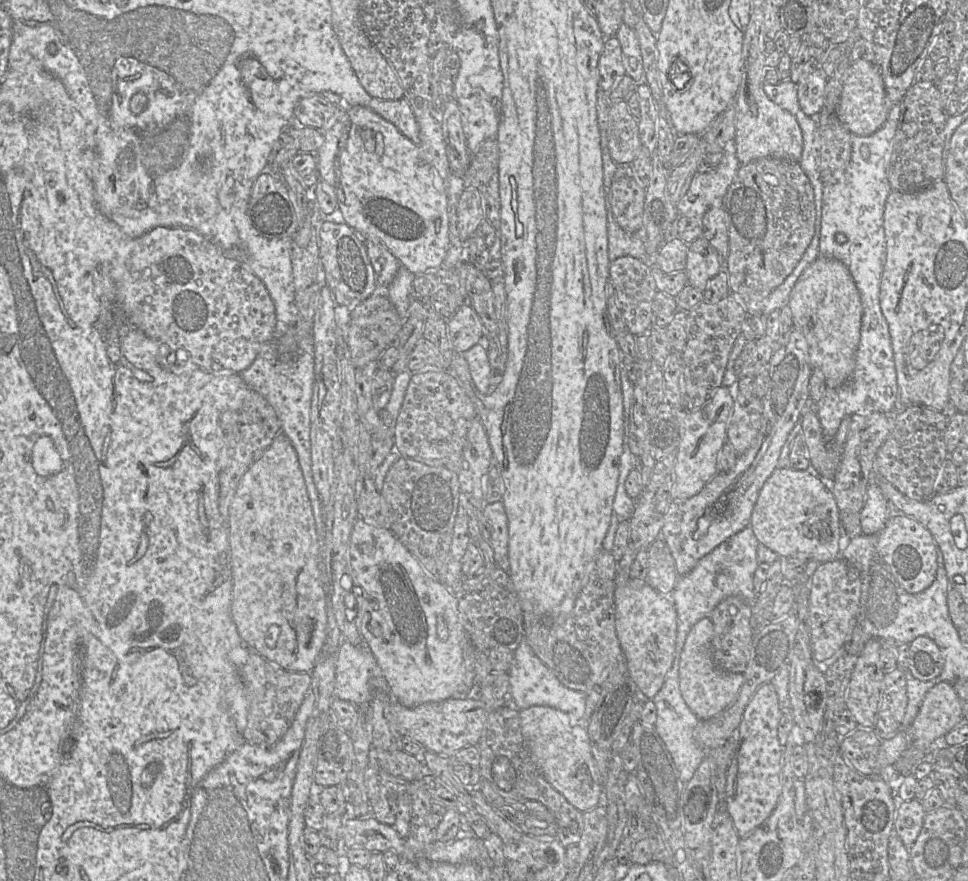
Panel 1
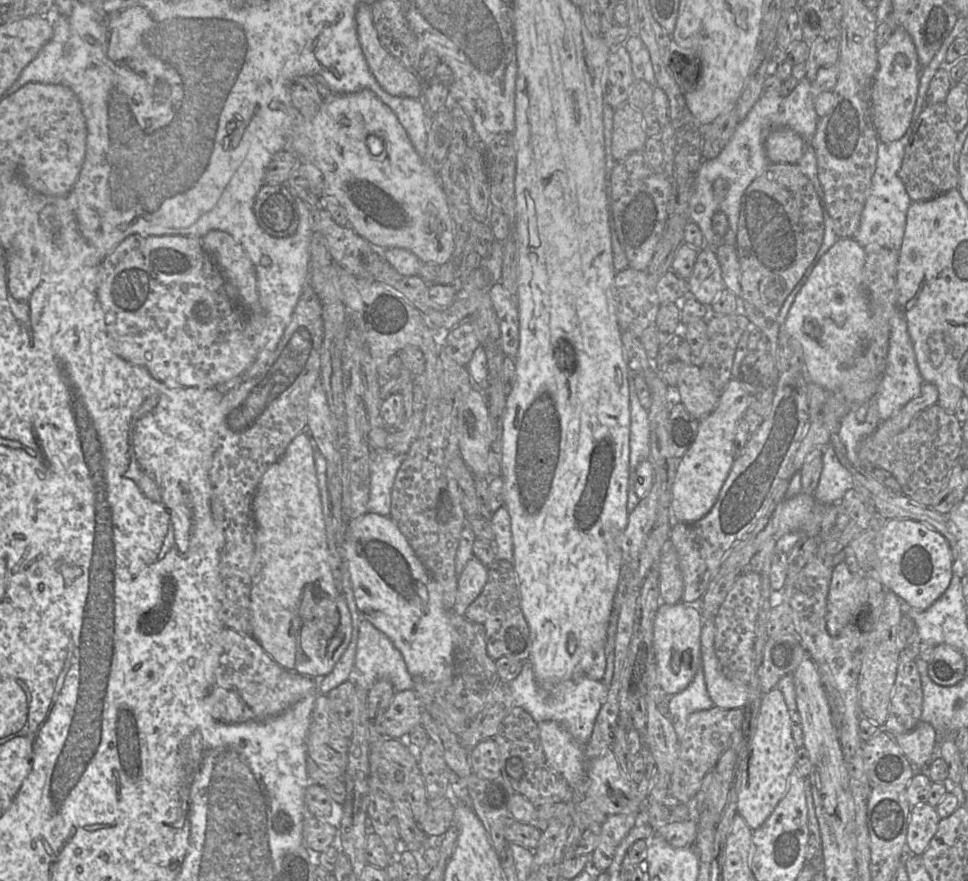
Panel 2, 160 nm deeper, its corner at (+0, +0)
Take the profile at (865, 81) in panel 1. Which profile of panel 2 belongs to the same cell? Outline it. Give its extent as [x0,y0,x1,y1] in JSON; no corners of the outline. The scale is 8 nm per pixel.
[869,27,922,141]

